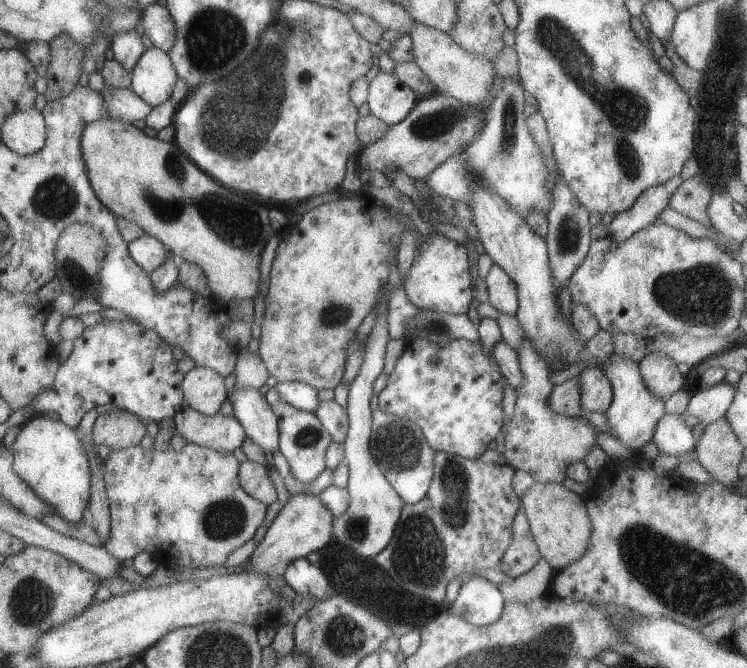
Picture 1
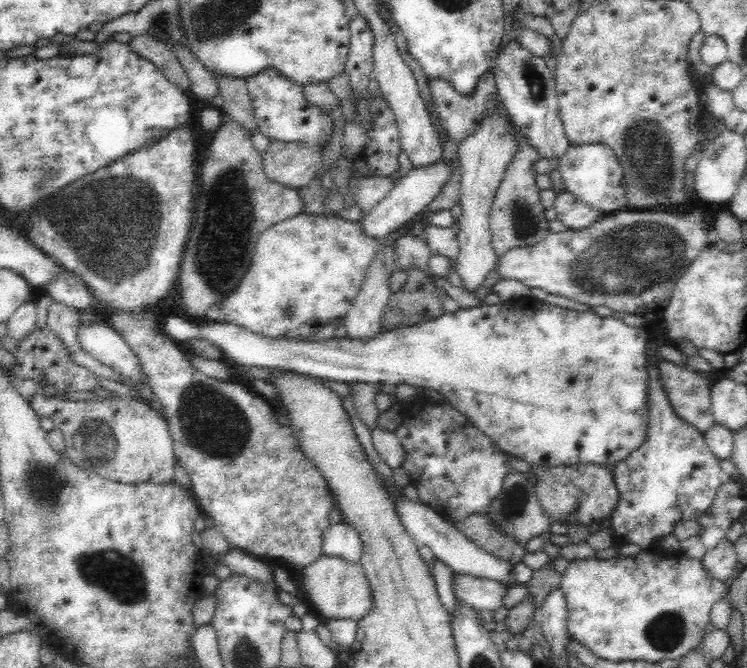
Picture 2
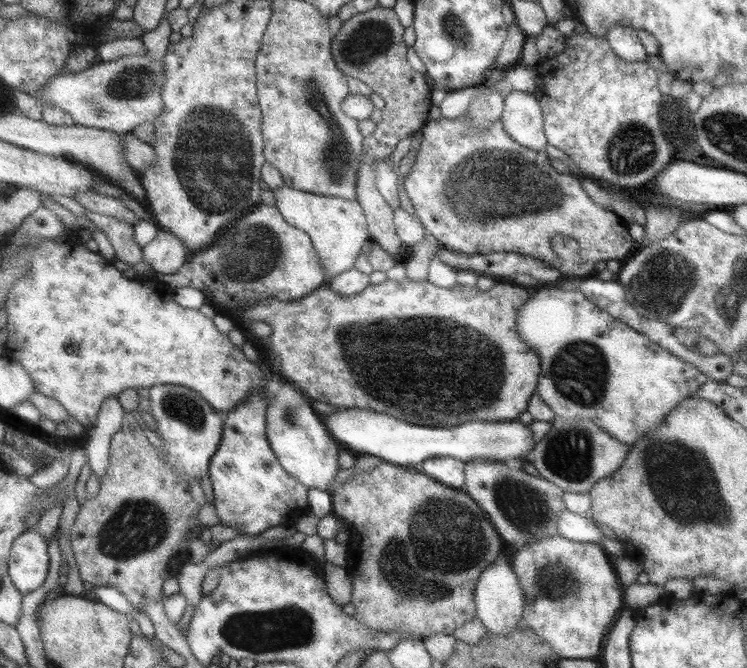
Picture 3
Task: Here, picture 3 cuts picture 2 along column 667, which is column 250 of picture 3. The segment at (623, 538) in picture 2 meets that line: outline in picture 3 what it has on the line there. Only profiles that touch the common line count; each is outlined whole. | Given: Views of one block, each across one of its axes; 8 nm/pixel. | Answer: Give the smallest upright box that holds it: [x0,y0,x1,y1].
[210,389,310,535]

